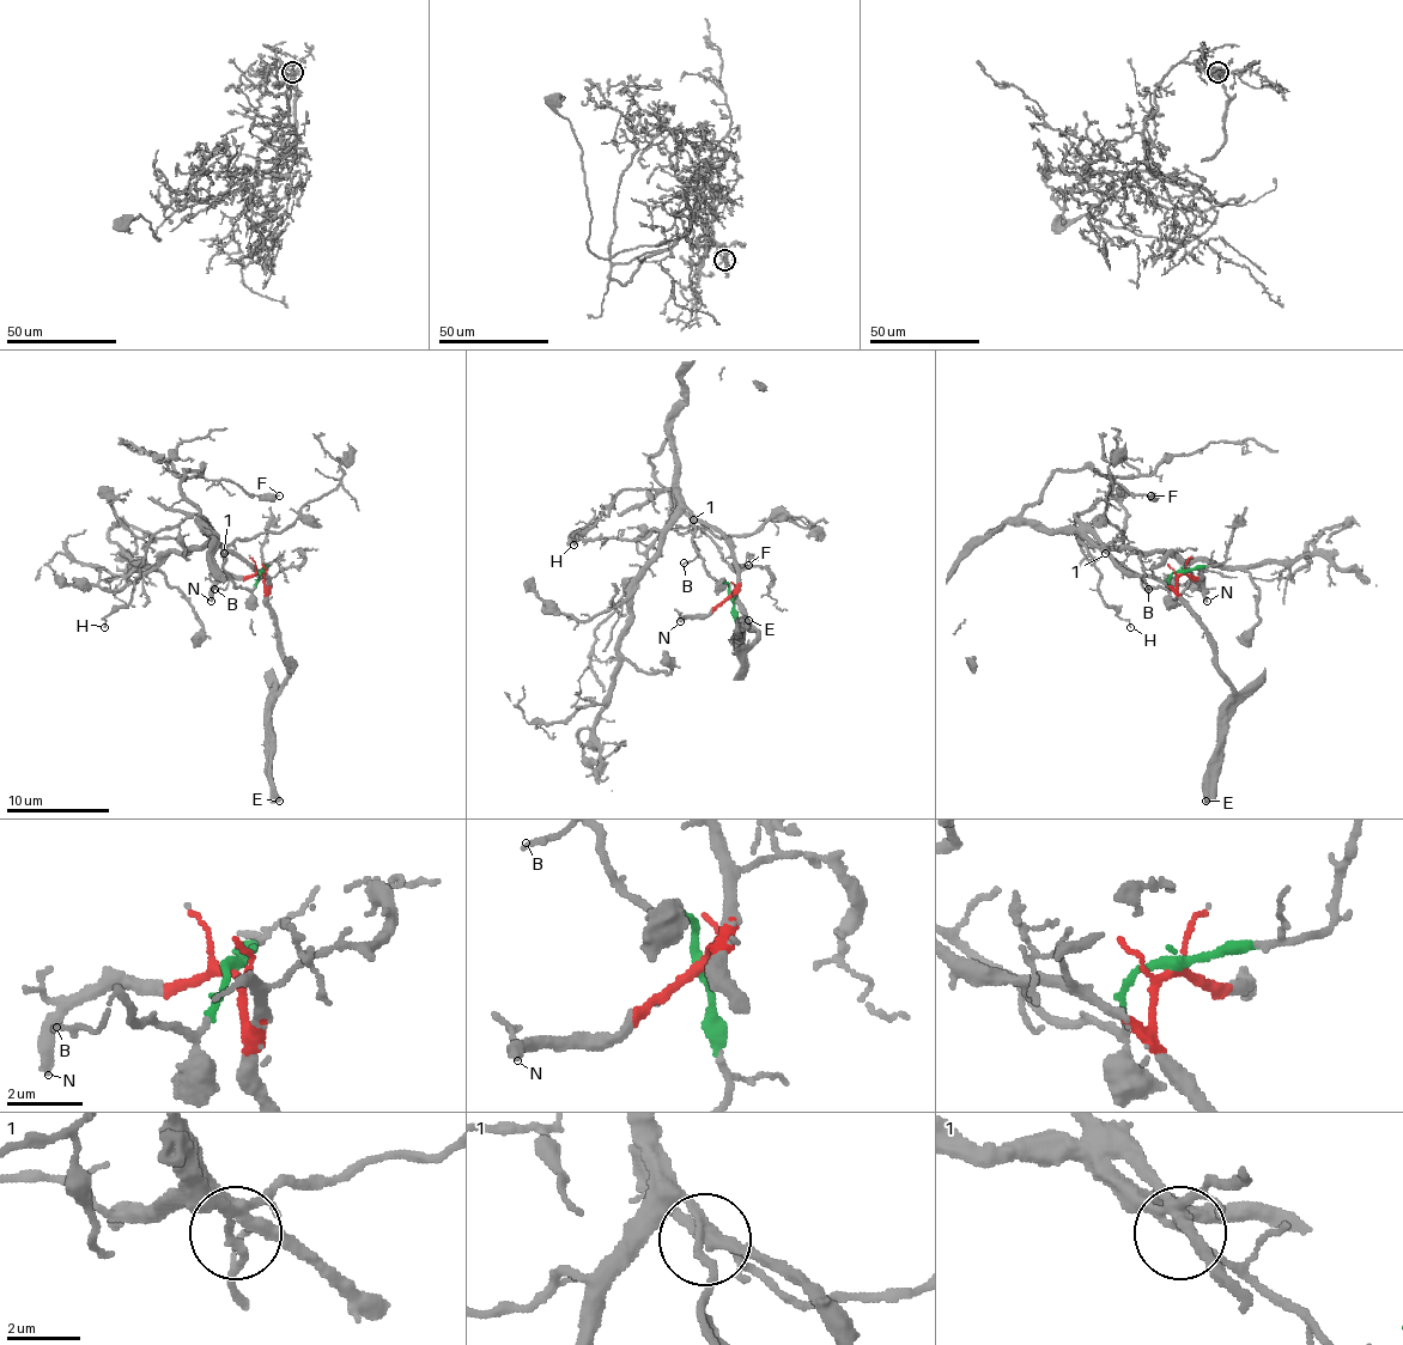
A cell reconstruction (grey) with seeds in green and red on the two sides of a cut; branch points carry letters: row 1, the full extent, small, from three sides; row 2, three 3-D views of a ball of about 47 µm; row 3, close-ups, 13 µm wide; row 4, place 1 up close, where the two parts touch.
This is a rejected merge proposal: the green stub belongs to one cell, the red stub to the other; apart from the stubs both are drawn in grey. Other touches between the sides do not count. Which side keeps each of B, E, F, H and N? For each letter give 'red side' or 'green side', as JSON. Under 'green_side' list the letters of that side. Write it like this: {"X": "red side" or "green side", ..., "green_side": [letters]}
{"B": "green side", "E": "red side", "F": "green side", "H": "red side", "N": "red side", "green_side": ["B", "F"]}

